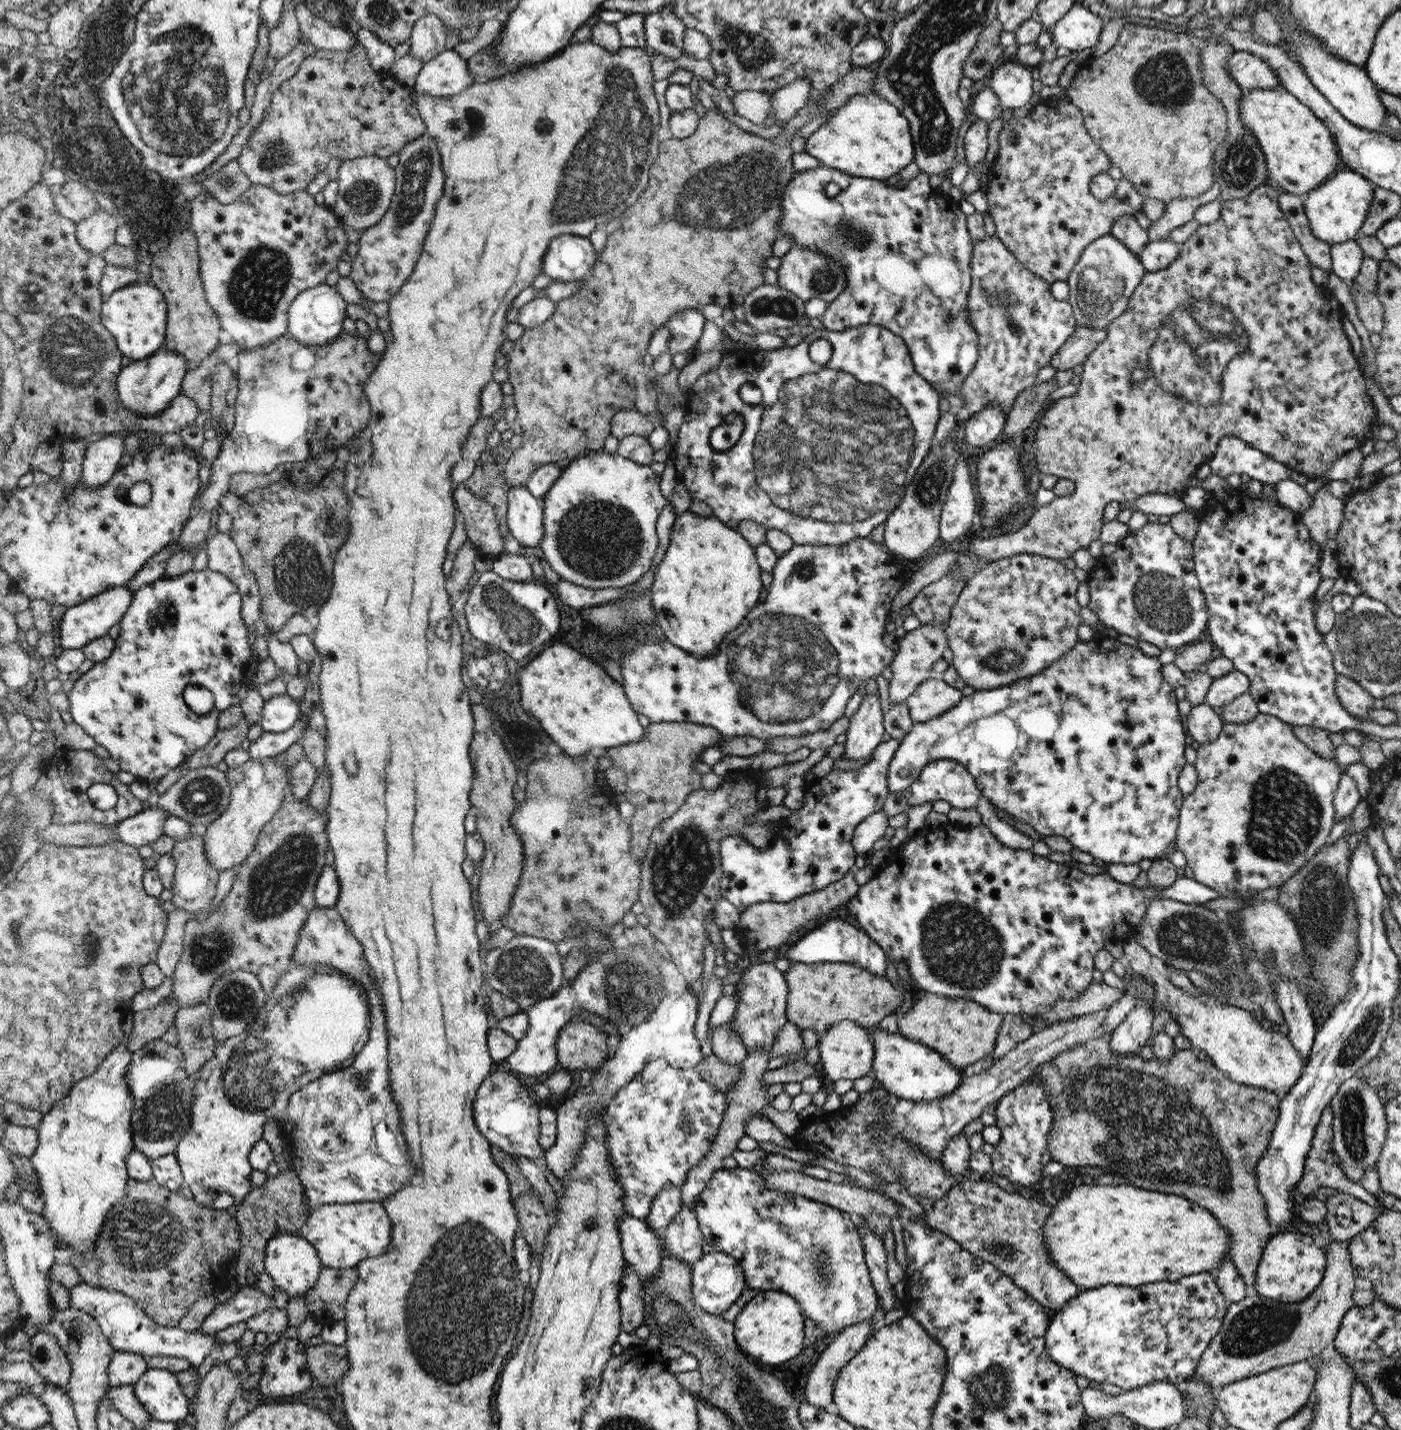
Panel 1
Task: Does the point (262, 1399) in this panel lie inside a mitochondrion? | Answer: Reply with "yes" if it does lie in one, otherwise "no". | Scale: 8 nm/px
no

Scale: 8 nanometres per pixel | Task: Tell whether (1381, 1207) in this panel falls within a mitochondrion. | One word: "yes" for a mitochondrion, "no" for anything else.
no

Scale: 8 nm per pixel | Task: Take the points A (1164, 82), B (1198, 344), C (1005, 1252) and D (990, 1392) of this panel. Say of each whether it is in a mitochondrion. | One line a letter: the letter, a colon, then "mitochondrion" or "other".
A: mitochondrion
B: mitochondrion
C: mitochondrion
D: mitochondrion

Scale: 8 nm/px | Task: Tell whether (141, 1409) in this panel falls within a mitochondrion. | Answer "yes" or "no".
no

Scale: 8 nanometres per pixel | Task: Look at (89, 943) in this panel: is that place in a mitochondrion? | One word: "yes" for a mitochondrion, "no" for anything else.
yes

